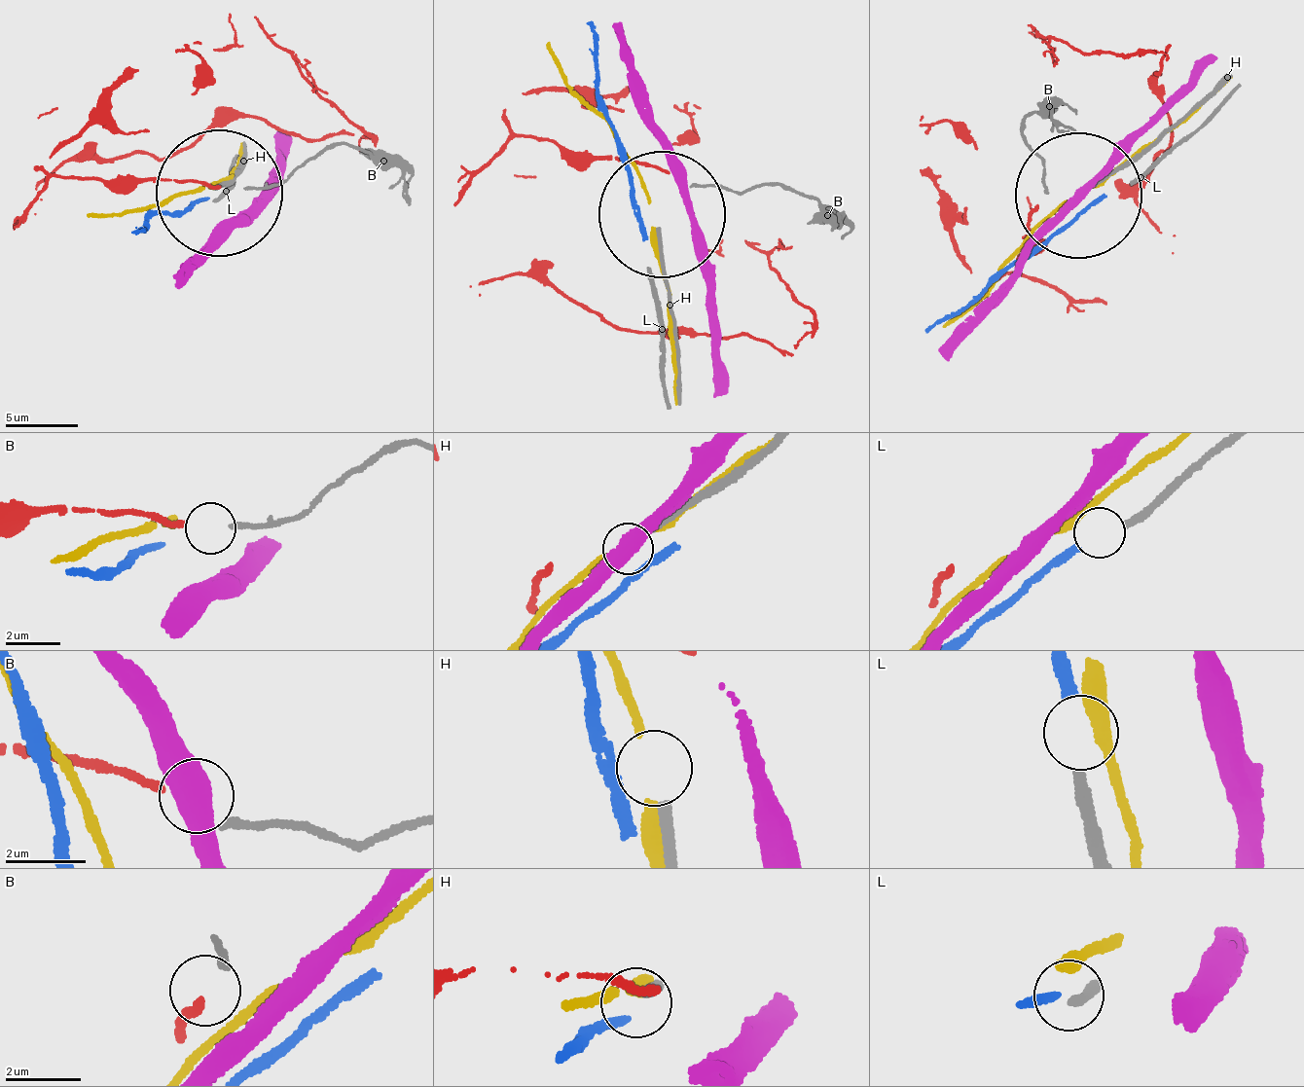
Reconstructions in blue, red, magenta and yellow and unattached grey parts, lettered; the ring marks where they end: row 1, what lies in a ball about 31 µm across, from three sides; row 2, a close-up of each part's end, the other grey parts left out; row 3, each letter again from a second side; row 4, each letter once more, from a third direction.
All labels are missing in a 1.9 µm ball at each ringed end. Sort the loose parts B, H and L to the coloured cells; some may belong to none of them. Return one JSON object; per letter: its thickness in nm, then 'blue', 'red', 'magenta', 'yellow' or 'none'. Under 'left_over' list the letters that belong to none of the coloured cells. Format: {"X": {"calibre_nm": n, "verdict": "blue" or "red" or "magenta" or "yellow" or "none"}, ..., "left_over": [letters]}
{"B": {"calibre_nm": 200, "verdict": "red"}, "H": {"calibre_nm": 280, "verdict": "none"}, "L": {"calibre_nm": 240, "verdict": "blue"}, "left_over": ["H"]}

